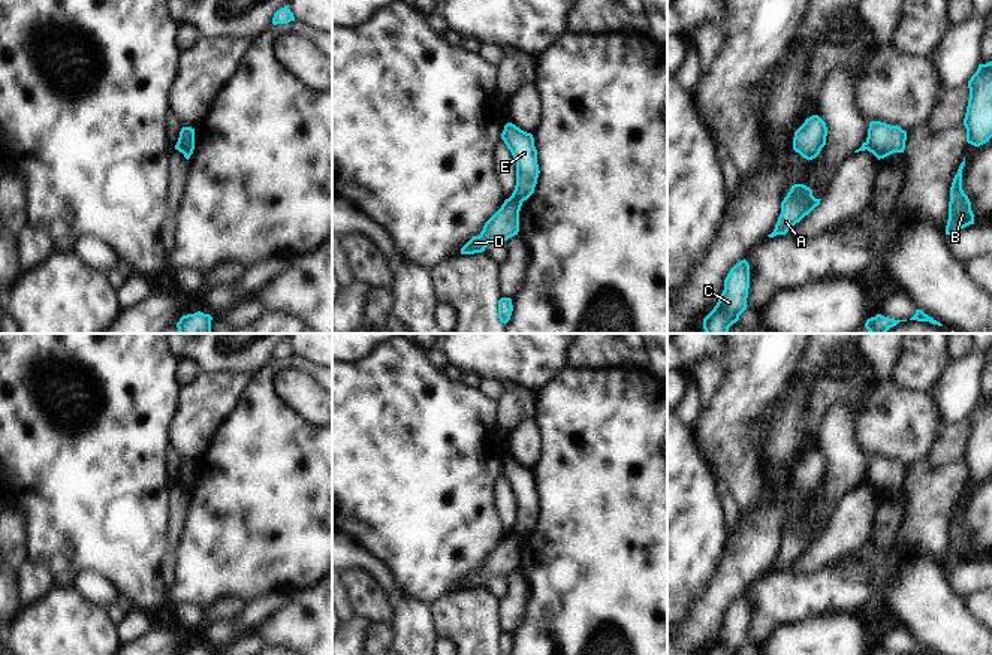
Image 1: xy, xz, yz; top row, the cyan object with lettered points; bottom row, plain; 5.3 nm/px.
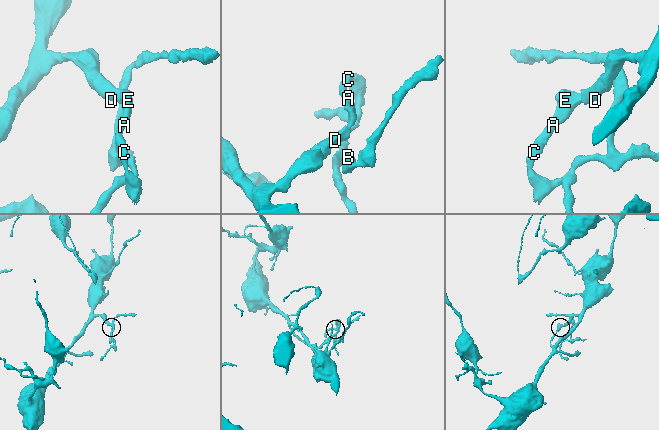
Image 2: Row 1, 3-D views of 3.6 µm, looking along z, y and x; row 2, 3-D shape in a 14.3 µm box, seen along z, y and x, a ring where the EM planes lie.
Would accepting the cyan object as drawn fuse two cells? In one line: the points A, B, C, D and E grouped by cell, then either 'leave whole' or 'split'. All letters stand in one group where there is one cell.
A B C E / D; split

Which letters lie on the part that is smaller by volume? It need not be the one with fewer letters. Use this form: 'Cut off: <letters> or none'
Cut off: A, B, C, E

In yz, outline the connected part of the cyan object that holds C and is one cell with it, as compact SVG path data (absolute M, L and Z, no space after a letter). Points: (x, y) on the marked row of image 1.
M744 259L736 263L724 280L724 290L714 310L703 319L706 333L727 333L747 310L750 289L750 265Z

